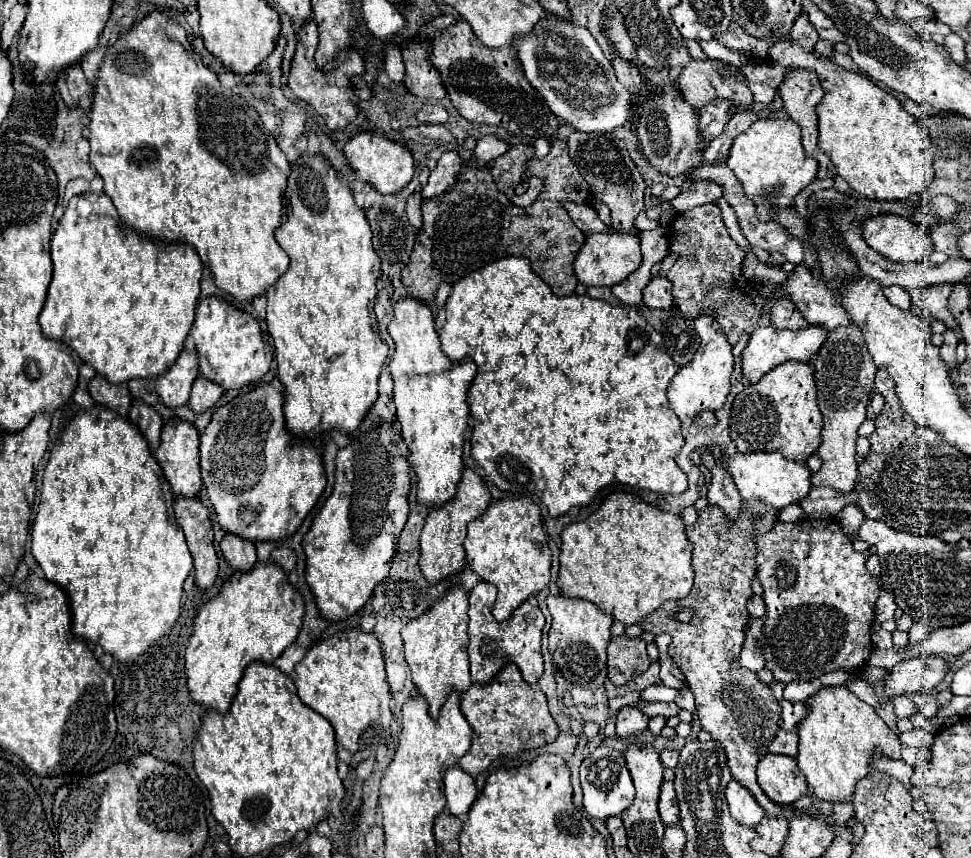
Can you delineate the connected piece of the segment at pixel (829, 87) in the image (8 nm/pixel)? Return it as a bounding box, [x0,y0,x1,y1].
[769,40,933,200]

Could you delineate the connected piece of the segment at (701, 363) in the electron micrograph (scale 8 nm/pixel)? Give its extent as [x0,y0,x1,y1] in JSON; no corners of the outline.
[667,316,733,420]

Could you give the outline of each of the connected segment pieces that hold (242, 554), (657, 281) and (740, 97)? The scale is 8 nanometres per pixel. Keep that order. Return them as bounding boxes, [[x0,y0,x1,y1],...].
[[221,534,257,572],[643,278,673,310],[679,62,753,110]]

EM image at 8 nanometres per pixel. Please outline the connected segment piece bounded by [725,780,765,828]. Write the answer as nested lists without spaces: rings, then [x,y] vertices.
[[[731,780],[727,790],[725,790],[725,798],[731,810],[731,816],[743,824],[743,826],[757,826],[759,820],[763,818],[763,808],[755,802],[755,798],[751,798],[751,792],[745,790],[743,786],[739,786],[739,782]]]

